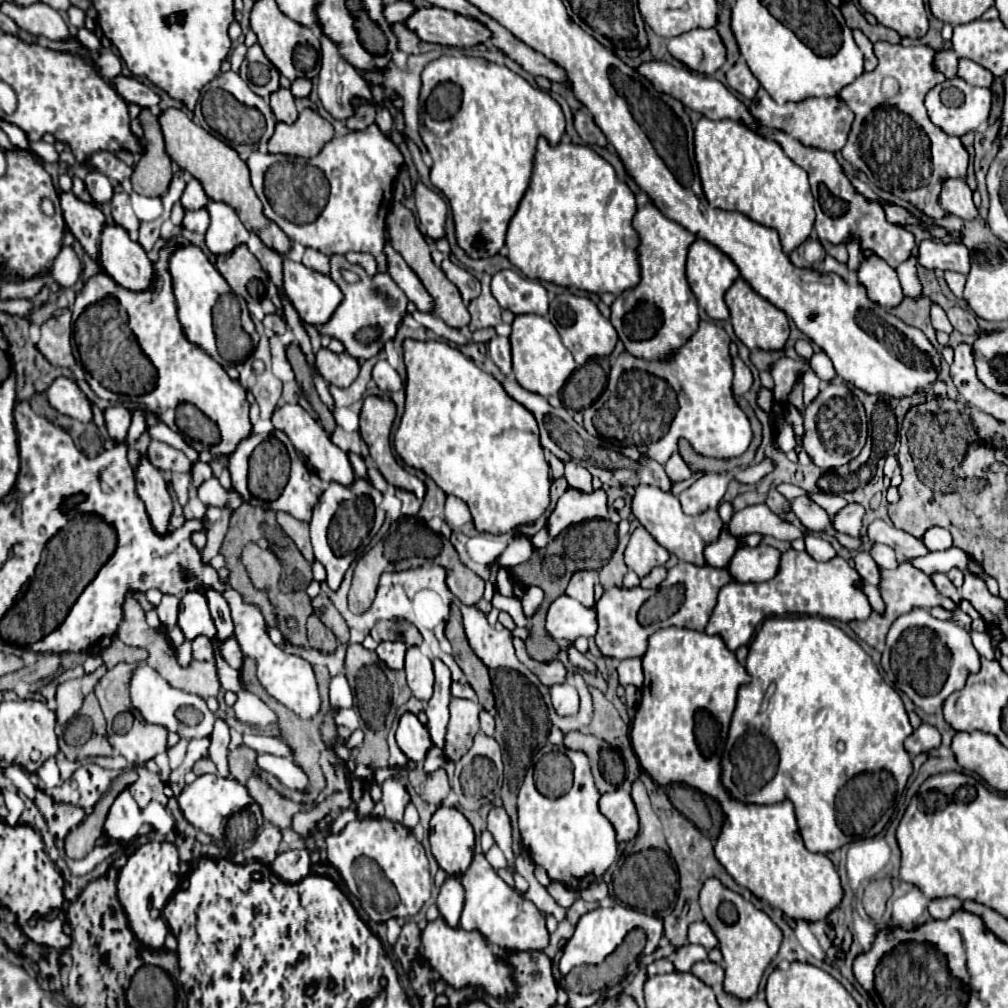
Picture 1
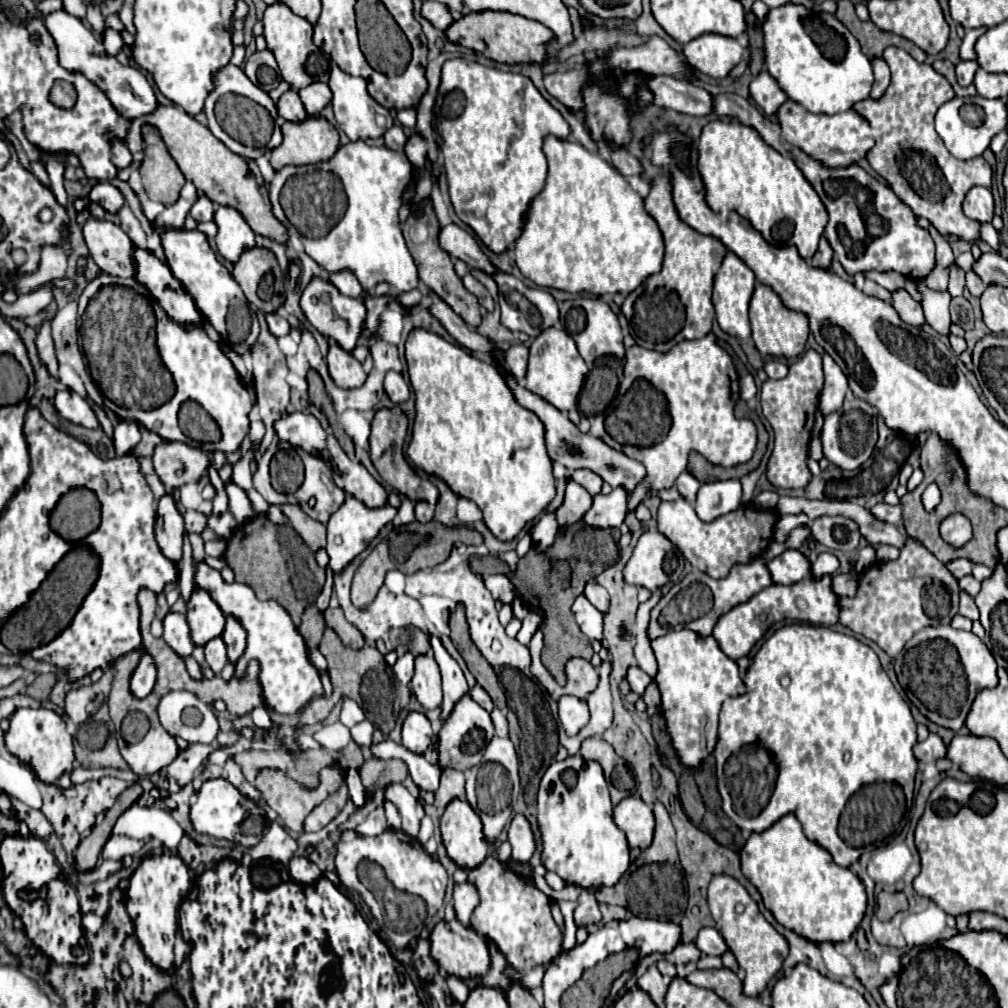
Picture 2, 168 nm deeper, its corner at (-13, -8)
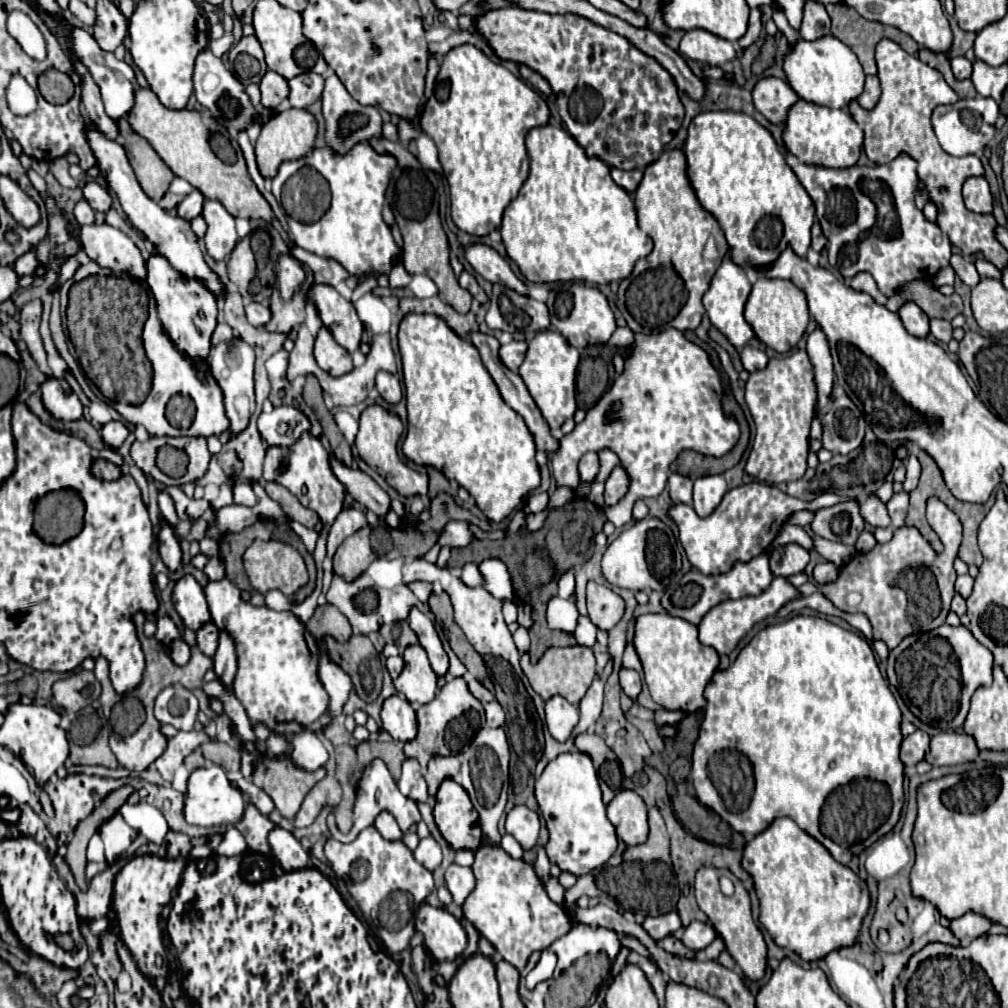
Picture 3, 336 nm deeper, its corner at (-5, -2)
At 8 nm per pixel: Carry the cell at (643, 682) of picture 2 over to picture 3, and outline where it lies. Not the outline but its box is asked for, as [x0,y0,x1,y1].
[620,667,642,699]

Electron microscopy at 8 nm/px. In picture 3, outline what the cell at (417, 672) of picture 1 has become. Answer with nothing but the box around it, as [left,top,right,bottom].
[394,645,438,707]

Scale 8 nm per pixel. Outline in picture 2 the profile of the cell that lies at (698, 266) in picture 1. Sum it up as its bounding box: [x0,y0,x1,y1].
[712,251,756,339]

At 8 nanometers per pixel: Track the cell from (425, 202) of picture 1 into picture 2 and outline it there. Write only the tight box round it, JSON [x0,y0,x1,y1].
[440,223,498,275]

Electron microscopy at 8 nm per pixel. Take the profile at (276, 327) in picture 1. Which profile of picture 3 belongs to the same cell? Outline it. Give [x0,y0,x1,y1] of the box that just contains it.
[246,303,272,327]

